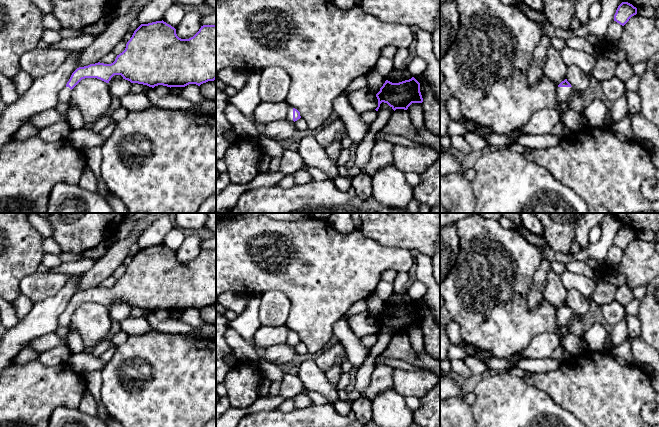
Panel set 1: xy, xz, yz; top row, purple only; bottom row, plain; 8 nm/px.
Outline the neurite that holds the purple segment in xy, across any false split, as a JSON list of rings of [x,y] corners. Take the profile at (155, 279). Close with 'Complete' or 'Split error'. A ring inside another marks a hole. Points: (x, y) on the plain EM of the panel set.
[[[156,245],[141,248],[126,268],[125,274],[117,279],[111,288],[95,287],[77,292],[66,310],[58,318],[58,328],[68,328],[72,313],[85,302],[97,302],[109,307],[114,299],[121,299],[131,307],[138,307],[154,312],[158,309],[167,311],[185,311],[189,308],[200,310],[216,303],[216,249],[203,249],[189,263],[181,263],[176,253],[166,246]]]. Split error

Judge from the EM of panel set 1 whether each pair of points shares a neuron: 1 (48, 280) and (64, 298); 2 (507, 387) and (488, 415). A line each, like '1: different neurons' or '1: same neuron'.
1: different neurons
2: same neuron

